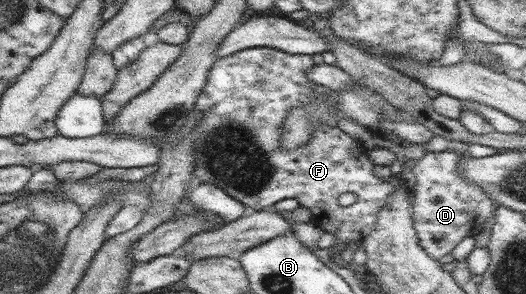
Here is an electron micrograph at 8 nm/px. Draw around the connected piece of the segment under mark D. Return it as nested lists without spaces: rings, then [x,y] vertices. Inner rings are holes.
[[[452,150],[428,152],[412,164],[409,172],[414,195],[414,229],[422,249],[436,260],[450,254],[464,237],[478,235],[486,227],[486,221],[495,215],[496,204],[484,188],[464,176],[460,161],[465,156],[468,153]]]

